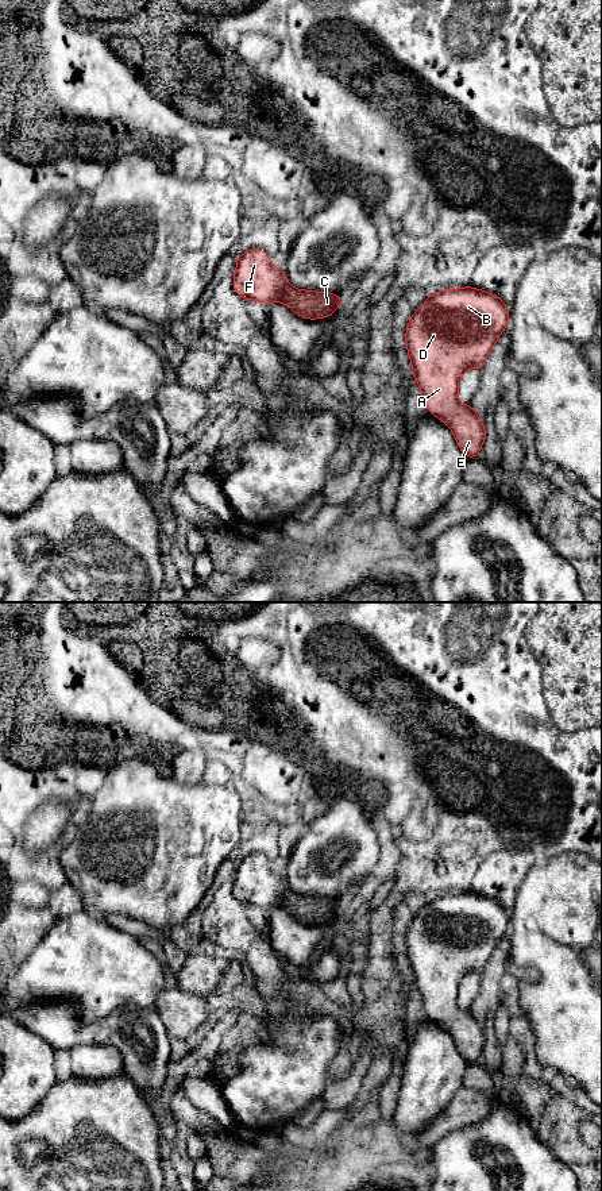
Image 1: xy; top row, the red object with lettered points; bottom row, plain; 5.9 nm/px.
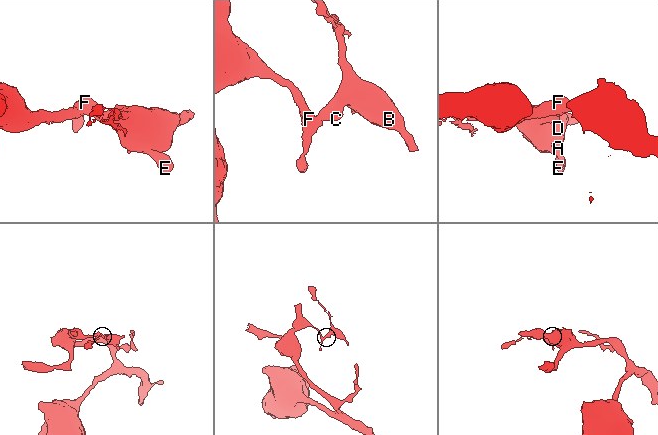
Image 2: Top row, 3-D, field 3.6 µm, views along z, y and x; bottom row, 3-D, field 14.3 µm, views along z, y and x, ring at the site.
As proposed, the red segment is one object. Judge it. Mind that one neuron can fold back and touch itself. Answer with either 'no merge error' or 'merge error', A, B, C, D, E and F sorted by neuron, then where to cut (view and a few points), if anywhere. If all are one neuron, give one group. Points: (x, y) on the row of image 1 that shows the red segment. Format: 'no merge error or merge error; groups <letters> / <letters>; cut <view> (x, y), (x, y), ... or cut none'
merge error; groups A B C D E / F; cut xy (288, 284), (277, 300)

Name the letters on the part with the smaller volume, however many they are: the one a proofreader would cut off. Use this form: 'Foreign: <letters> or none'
Foreign: A, B, C, D, E

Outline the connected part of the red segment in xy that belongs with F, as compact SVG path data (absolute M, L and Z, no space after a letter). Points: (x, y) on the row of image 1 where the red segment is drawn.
M251 248L236 257L236 271L232 277L236 294L267 305L278 301L289 285L286 273L277 269L269 254L261 248Z

